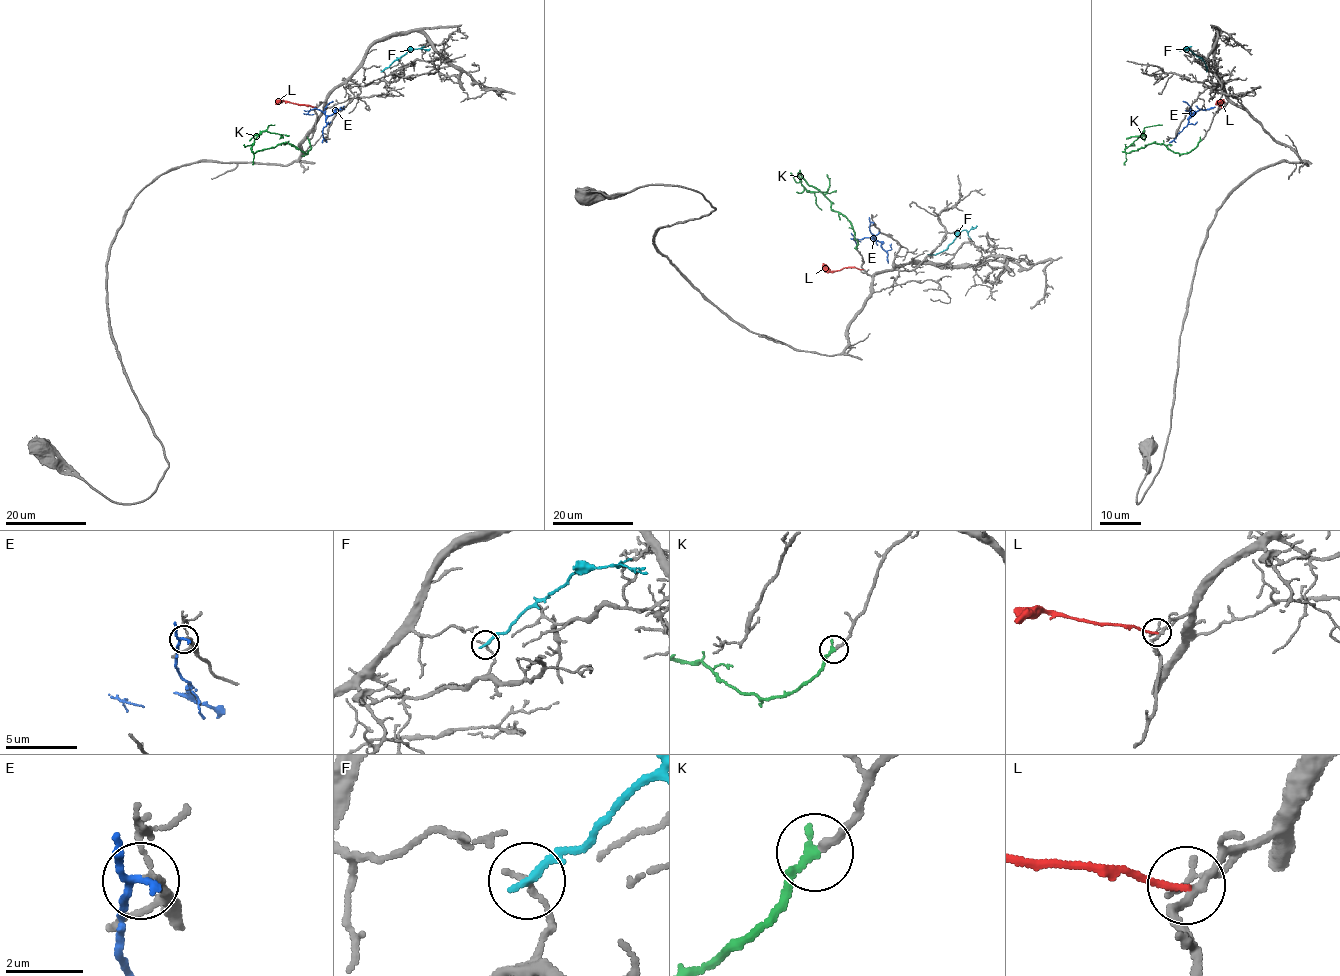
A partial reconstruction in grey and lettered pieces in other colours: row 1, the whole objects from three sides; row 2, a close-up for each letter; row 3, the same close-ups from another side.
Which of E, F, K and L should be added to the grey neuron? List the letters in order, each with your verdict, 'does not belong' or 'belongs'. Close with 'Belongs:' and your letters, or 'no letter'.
E: does not belong
F: does not belong
K: belongs
L: does not belong
Belongs: K

